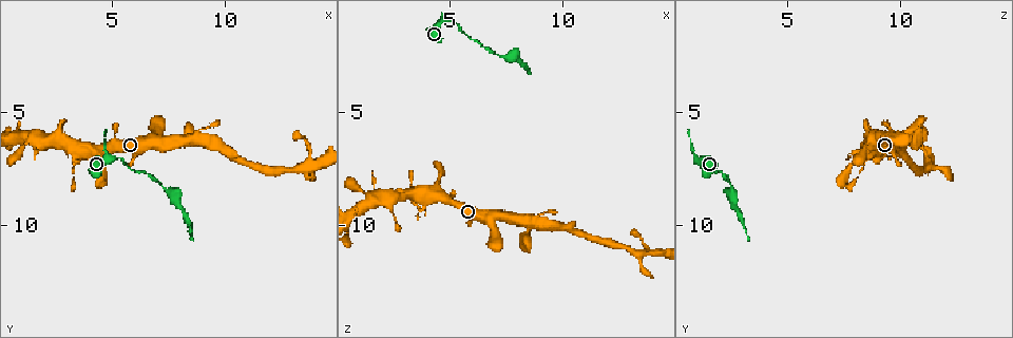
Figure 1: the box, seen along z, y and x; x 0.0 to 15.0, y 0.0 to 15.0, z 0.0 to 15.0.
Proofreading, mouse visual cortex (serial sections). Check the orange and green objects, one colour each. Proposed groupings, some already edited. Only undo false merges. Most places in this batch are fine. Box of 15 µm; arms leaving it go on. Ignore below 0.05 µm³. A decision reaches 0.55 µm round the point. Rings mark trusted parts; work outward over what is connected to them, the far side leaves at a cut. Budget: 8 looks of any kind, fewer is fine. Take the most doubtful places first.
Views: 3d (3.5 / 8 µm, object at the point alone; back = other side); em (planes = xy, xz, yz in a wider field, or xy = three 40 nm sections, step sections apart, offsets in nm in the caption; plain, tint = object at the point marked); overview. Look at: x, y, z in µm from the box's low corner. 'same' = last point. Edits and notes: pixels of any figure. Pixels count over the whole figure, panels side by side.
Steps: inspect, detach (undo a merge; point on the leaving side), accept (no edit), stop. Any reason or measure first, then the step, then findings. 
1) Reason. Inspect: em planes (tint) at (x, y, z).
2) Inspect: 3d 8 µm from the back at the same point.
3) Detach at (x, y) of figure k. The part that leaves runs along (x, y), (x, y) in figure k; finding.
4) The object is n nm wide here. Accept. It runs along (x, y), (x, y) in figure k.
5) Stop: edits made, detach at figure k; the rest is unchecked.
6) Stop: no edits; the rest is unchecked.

Calibre changes. Inspect: 3d 8 µm at (5.3, 7.1, 1.0).

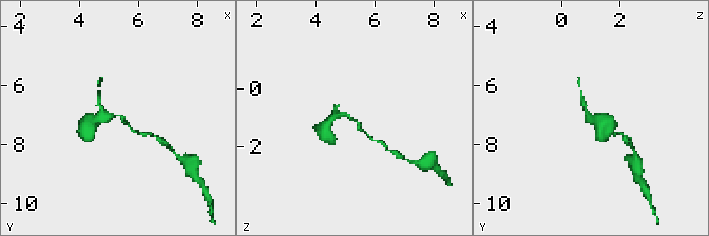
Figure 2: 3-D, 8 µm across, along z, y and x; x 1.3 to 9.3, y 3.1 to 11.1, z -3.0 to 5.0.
The arms are 150, 350 nm wide. Inspect: em planes (tint) at (5.1, 7.0, 1.0).

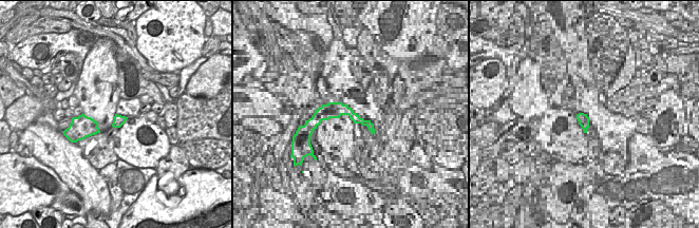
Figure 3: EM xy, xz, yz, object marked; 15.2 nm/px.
Accept. It runs along (326, 126), (346, 115), (368, 135) in figure 2; all the same cell.

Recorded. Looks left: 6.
Four or more arms meet. Inspect: 3d 3.5 µm at (4.5, 6.9, 8.5).

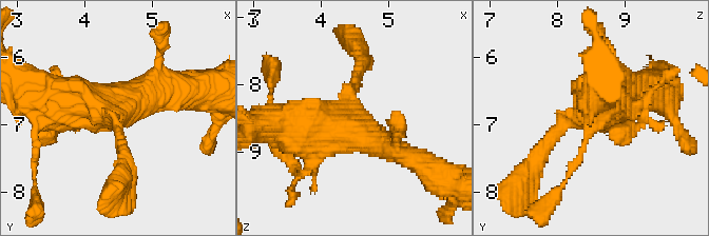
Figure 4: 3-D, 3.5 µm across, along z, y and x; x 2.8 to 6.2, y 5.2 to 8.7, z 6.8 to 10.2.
Need the tissue. Inspect: em planes (tint) at (4.45, 6.90, 8.50).

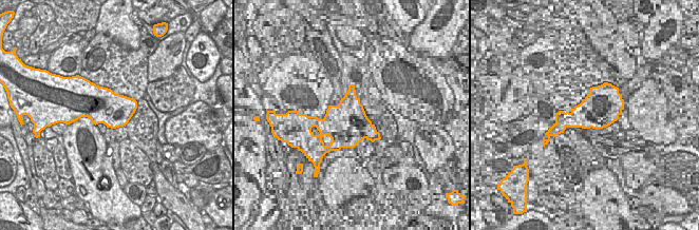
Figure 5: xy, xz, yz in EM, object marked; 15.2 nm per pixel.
Accept. It runs along (376, 142), (333, 123), (266, 123) in figure 4; continuous, no second cell.

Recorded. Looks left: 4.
Sudden change in width. Inspect: 3d 3.5 µm at (13.7, 6.7, 11.2).

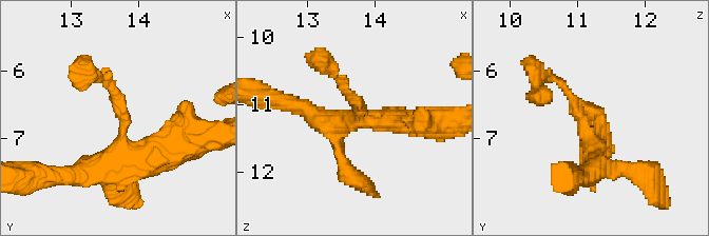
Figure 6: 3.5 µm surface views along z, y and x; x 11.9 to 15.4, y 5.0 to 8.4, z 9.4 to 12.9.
Now the EM. Inspect: em xy step 5 (tint) at (13.80, 6.75, 11.05).

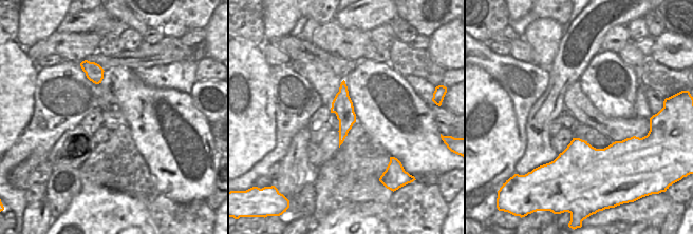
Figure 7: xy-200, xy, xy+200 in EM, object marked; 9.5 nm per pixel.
Accept. It runs along (322, 119), (361, 111), (331, 71) in figure 6; one cell here.

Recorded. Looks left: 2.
Stop: no edits; the rest is unchecked.

